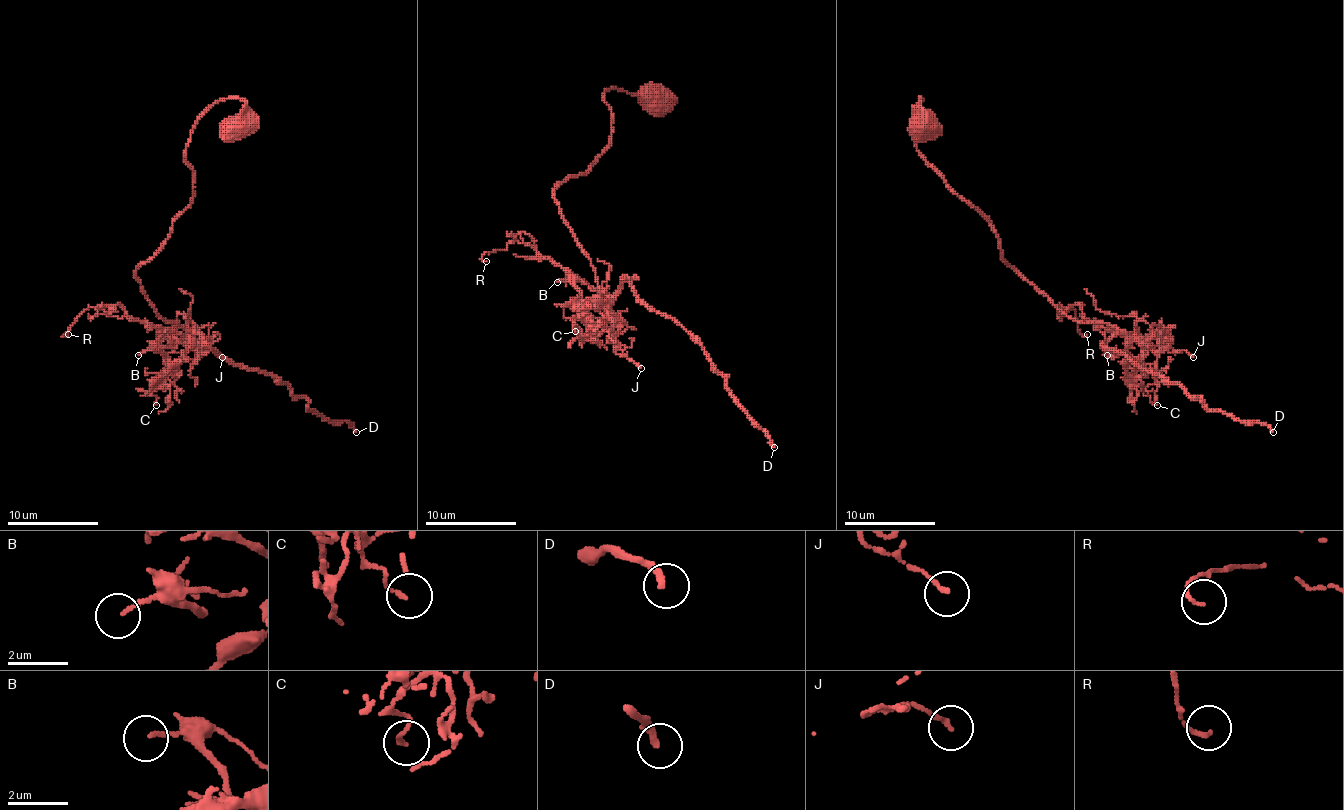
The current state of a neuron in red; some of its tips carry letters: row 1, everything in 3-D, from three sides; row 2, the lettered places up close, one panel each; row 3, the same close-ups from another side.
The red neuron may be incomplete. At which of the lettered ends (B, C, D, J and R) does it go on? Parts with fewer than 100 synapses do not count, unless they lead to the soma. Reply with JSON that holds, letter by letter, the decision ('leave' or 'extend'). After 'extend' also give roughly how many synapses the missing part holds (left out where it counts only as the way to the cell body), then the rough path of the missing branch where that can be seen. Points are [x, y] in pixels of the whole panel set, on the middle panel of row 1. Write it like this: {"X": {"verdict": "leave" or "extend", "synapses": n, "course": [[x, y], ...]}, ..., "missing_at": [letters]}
{"B": {"verdict": "leave"}, "C": {"verdict": "leave"}, "D": {"verdict": "extend", "synapses": 130}, "J": {"verdict": "leave"}, "R": {"verdict": "leave"}, "missing_at": ["D"]}

